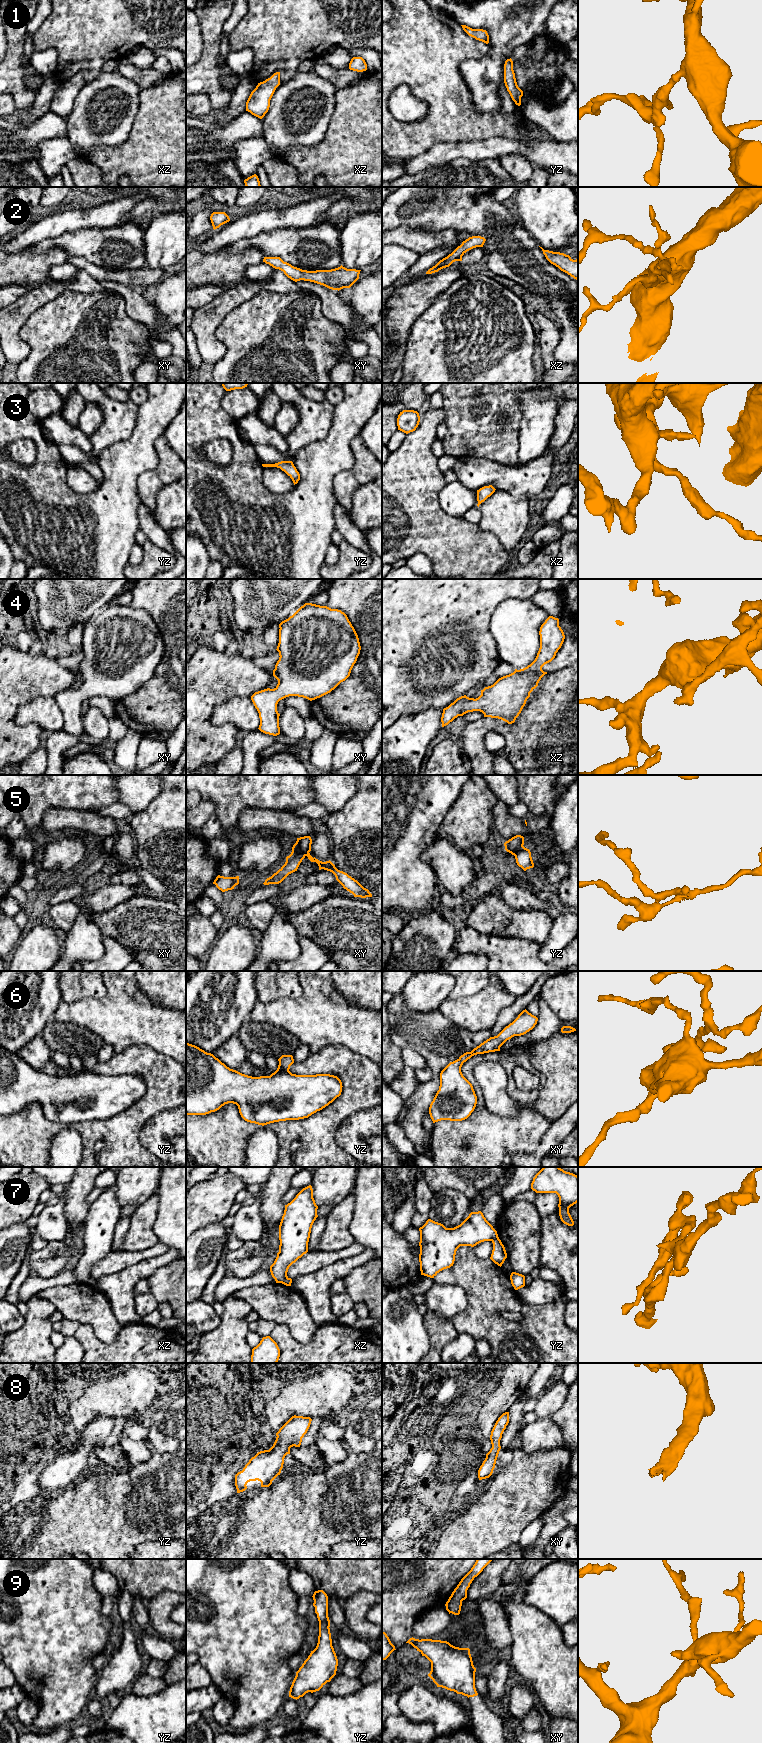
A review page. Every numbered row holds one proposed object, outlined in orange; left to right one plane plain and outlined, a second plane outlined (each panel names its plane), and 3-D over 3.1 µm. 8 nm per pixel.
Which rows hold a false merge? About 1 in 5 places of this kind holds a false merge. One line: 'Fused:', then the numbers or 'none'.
Fused: 5, 7

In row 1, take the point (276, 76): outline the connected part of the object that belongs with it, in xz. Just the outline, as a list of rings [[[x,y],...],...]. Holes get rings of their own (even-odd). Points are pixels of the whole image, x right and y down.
[[[276,72],[270,78],[258,83],[246,102],[246,111],[262,119],[268,112],[270,100],[279,85],[280,72]]]

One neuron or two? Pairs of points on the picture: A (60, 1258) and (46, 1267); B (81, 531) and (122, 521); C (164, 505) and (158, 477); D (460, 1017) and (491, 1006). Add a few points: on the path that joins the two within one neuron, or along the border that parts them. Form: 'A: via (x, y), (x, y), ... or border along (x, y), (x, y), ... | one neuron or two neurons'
A: via (57, 1258), (49, 1264) | one neuron
B: via (91, 531), (96, 531), (106, 521), (112, 521) | one neuron
C: border along (175, 481), (157, 492), (154, 510) | two neurons
D: via (468, 1013), (479, 1012), (483, 1008) | one neuron

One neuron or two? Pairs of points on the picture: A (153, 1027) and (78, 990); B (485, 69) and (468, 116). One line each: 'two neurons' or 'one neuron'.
A: two neurons
B: two neurons

